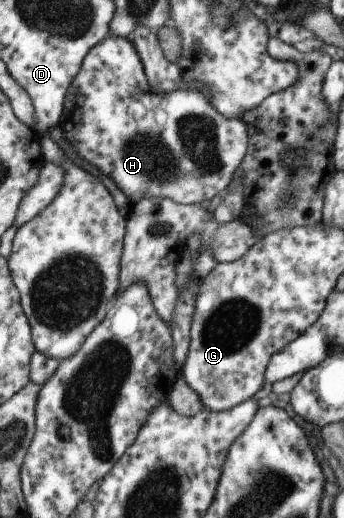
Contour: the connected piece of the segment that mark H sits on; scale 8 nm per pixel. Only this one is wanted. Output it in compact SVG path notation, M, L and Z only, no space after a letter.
M112 33L90 49L83 59L79 72L68 88L59 126L64 132L66 141L68 141L74 151L76 151L76 155L78 155L80 159L94 165L102 175L110 177L110 179L114 181L114 185L116 185L124 195L127 195L129 201L133 204L142 201L142 198L151 198L152 200L170 198L178 204L200 204L202 201L210 201L220 192L226 191L230 185L235 171L239 168L239 165L246 155L250 138L250 133L248 133L243 120L224 117L221 113L218 113L218 110L211 104L209 97L198 90L182 87L167 94L153 92L149 87L149 81L147 80L142 60L131 38L114 36Z

